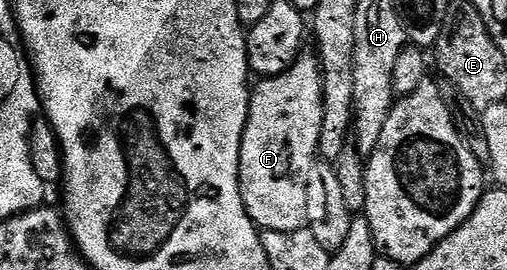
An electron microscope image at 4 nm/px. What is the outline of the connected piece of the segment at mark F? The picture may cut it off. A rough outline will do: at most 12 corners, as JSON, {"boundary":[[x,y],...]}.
{"boundary":[[318,56],[254,86],[239,190],[260,230],[308,224]]}

